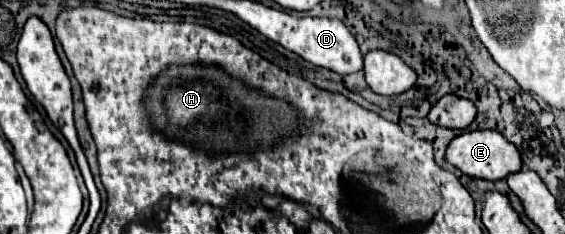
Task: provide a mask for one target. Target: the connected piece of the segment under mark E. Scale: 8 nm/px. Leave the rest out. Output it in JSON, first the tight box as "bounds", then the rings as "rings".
{"bounds":[445,129,523,179],"rings":[[[477,129],[477,131],[465,131],[461,135],[457,135],[445,153],[445,159],[455,165],[457,169],[461,169],[465,175],[469,177],[481,177],[481,179],[503,179],[509,173],[517,173],[521,171],[523,163],[521,163],[521,155],[517,151],[517,147],[501,133],[495,129]]]}

